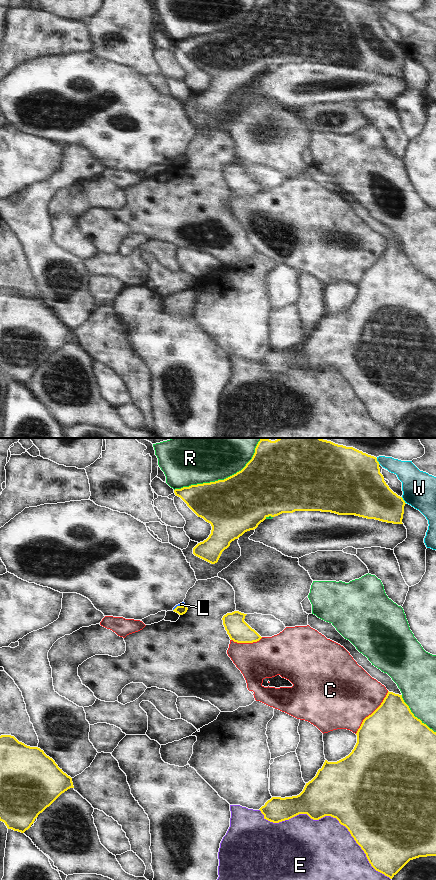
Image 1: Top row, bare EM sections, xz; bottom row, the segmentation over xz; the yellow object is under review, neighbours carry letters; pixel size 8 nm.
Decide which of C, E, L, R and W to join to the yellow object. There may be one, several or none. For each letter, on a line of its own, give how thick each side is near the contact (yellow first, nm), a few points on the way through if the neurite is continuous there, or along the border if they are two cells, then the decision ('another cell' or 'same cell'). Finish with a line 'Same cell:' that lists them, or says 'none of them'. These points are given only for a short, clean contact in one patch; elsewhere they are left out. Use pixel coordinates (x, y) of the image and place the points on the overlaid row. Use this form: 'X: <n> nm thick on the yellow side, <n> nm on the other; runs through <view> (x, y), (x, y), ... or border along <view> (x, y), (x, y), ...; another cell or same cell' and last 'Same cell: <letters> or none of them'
C: 500 nm thick on the yellow side, 460 nm on the other; another cell
E: 480 nm thick on the yellow side, 420 nm on the other; another cell
L: 70 nm thick on the yellow side, 30 nm on the other; border along xz (184, 604), (178, 605), (173, 610); another cell
R: 460 nm thick on the yellow side, 480 nm on the other; another cell
W: 460 nm thick on the yellow side, 170 nm on the other; another cell
Same cell: none of them

